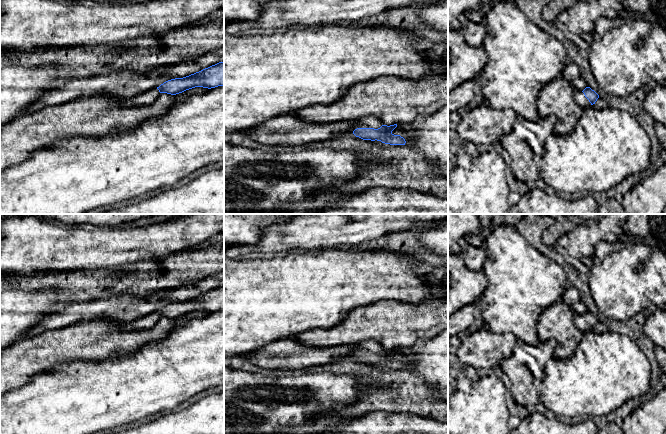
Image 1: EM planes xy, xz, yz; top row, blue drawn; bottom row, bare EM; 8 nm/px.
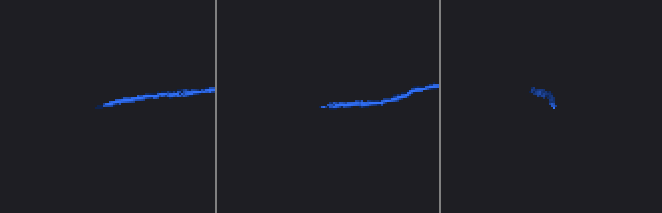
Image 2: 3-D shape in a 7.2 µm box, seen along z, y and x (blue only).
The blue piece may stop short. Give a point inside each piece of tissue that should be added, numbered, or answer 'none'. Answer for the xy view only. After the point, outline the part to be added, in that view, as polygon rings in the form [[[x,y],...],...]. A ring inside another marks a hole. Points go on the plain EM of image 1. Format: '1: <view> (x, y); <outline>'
1: xy (147, 322); [[[153,312],[132,322],[127,322],[121,327],[121,330],[127,332],[135,330],[142,331],[152,329],[159,320],[159,318],[159,314],[157,312]]]

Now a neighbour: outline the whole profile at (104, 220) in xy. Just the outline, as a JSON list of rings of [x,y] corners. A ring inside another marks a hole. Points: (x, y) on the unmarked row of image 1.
[[[28,214],[48,221],[54,221],[63,226],[101,226],[116,227],[123,223],[137,221],[161,214]]]

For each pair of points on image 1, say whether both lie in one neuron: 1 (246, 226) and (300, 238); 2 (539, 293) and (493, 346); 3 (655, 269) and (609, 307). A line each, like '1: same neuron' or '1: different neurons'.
1: different neurons
2: different neurons
3: same neuron

